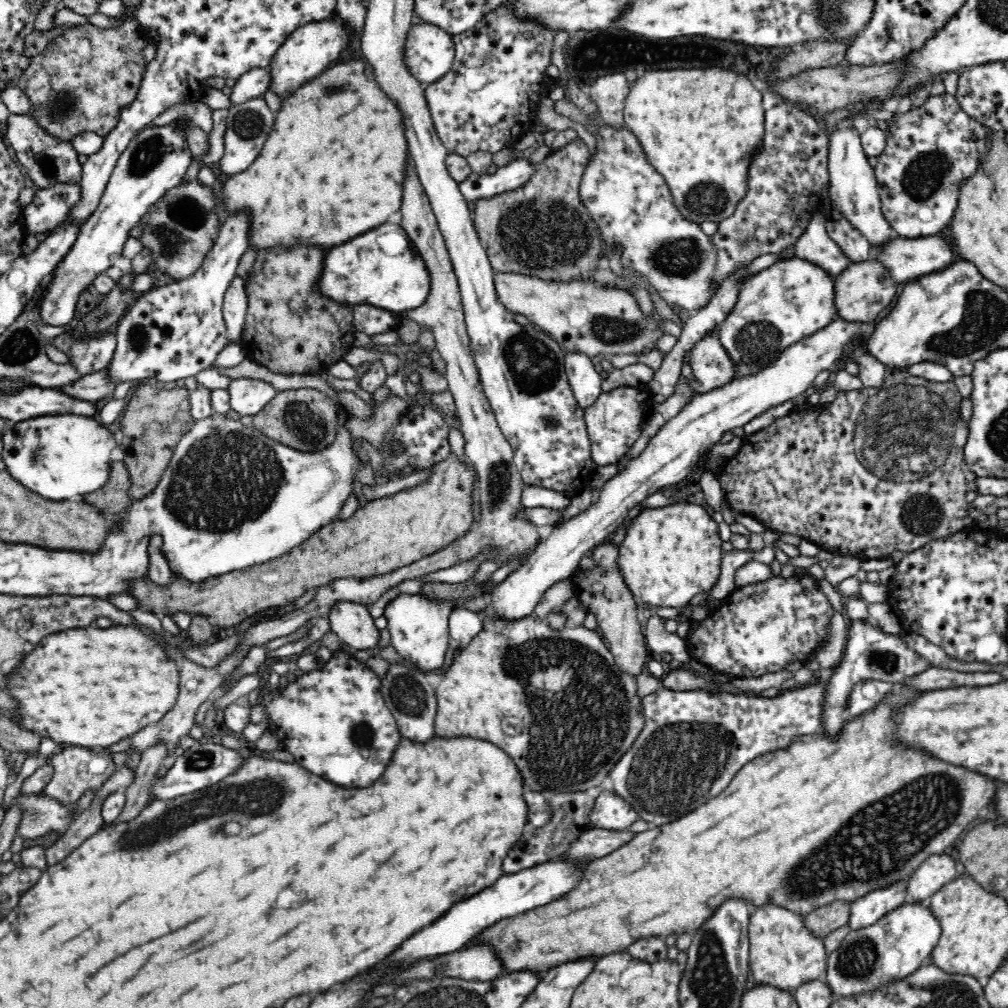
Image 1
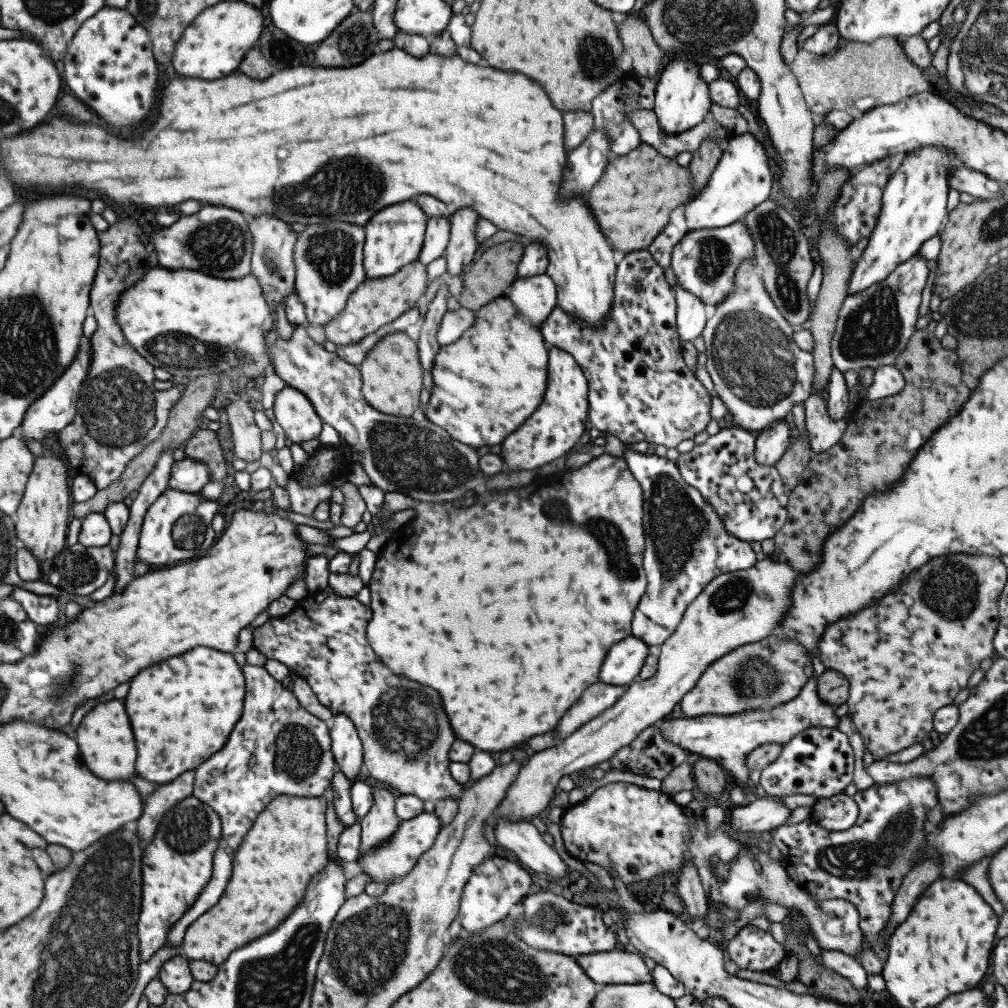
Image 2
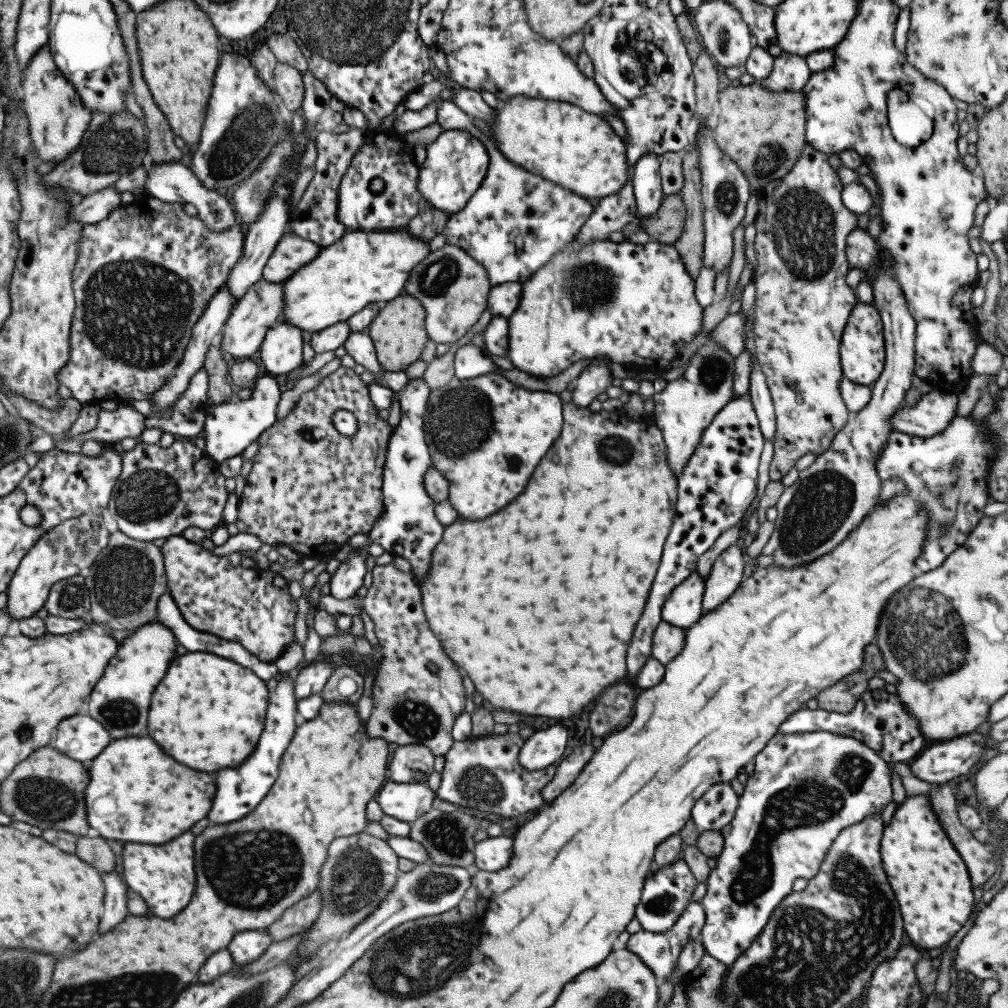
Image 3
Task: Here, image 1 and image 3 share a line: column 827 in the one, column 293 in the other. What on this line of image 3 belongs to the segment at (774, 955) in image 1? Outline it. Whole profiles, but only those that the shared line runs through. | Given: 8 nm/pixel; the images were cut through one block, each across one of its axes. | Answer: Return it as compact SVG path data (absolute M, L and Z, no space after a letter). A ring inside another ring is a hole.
M363 832L336 838L328 846L328 858L320 870L317 886L322 900L320 915L311 927L305 929L300 946L292 956L299 957L302 963L318 958L330 939L340 938L345 930L350 932L380 906L394 888L399 871L398 856L386 841Z

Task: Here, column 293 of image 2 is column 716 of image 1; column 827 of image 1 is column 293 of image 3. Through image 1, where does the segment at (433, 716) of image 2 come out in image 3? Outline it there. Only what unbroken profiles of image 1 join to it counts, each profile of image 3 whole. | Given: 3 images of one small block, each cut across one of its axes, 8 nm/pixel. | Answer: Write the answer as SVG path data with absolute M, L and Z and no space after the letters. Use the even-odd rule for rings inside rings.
M182 535L168 537L160 549L164 555L168 591L192 628L238 642L255 654L258 660L270 663L280 658L282 652L294 642L294 622L298 616L298 603L290 595L288 581L279 572L261 567L245 568L240 564L233 566L228 556L215 555L202 547L202 544L188 541Z

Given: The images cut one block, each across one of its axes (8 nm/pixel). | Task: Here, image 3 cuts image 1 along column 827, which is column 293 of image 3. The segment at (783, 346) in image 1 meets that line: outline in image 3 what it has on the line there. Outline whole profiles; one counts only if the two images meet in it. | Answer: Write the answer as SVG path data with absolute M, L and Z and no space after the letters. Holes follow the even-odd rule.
M406 229L382 233L348 232L284 280L284 309L280 322L314 333L348 320L370 303L385 304L404 294L411 271L430 252L428 243L412 237Z

